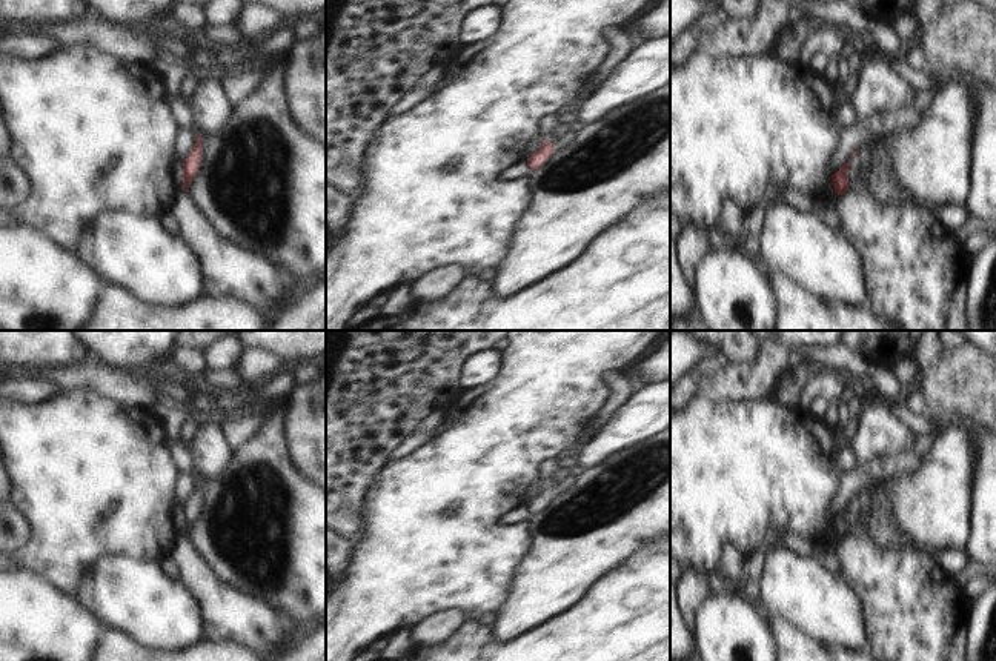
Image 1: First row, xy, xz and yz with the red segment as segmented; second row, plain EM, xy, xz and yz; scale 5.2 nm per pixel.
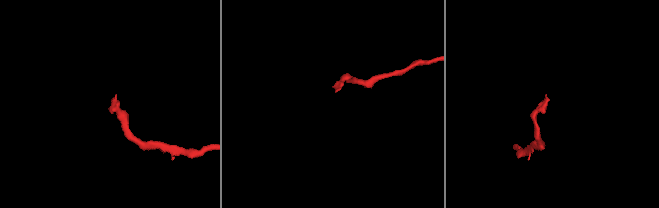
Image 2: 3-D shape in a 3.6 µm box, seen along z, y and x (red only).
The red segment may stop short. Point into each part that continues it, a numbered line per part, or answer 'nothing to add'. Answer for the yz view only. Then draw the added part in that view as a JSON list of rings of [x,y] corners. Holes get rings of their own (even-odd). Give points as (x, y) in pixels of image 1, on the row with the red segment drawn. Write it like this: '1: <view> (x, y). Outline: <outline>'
nothing to add

